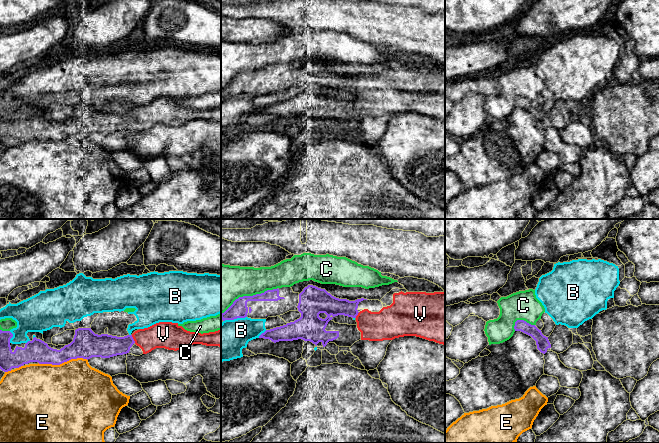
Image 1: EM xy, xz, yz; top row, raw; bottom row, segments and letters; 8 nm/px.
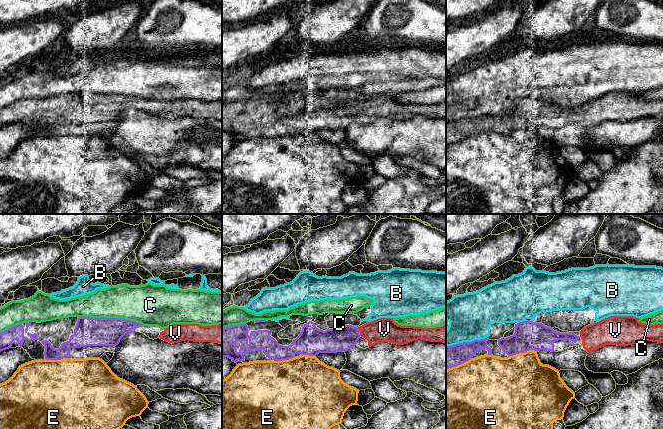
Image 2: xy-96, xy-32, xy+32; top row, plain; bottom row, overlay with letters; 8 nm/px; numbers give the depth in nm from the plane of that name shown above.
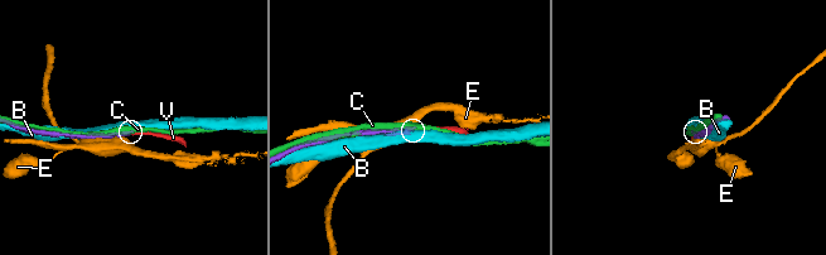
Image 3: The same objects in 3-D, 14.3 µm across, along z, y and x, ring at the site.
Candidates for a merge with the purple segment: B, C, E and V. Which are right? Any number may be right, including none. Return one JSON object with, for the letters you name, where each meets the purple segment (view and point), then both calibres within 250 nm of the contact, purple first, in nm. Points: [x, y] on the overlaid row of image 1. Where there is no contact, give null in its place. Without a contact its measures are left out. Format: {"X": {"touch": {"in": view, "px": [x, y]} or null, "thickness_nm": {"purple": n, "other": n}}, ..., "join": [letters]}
{"V": {"touch": {"in": "xy", "px": [133, 339]}, "thickness_nm": {"purple": 190, "other": 200}}, "join": ["V"]}

